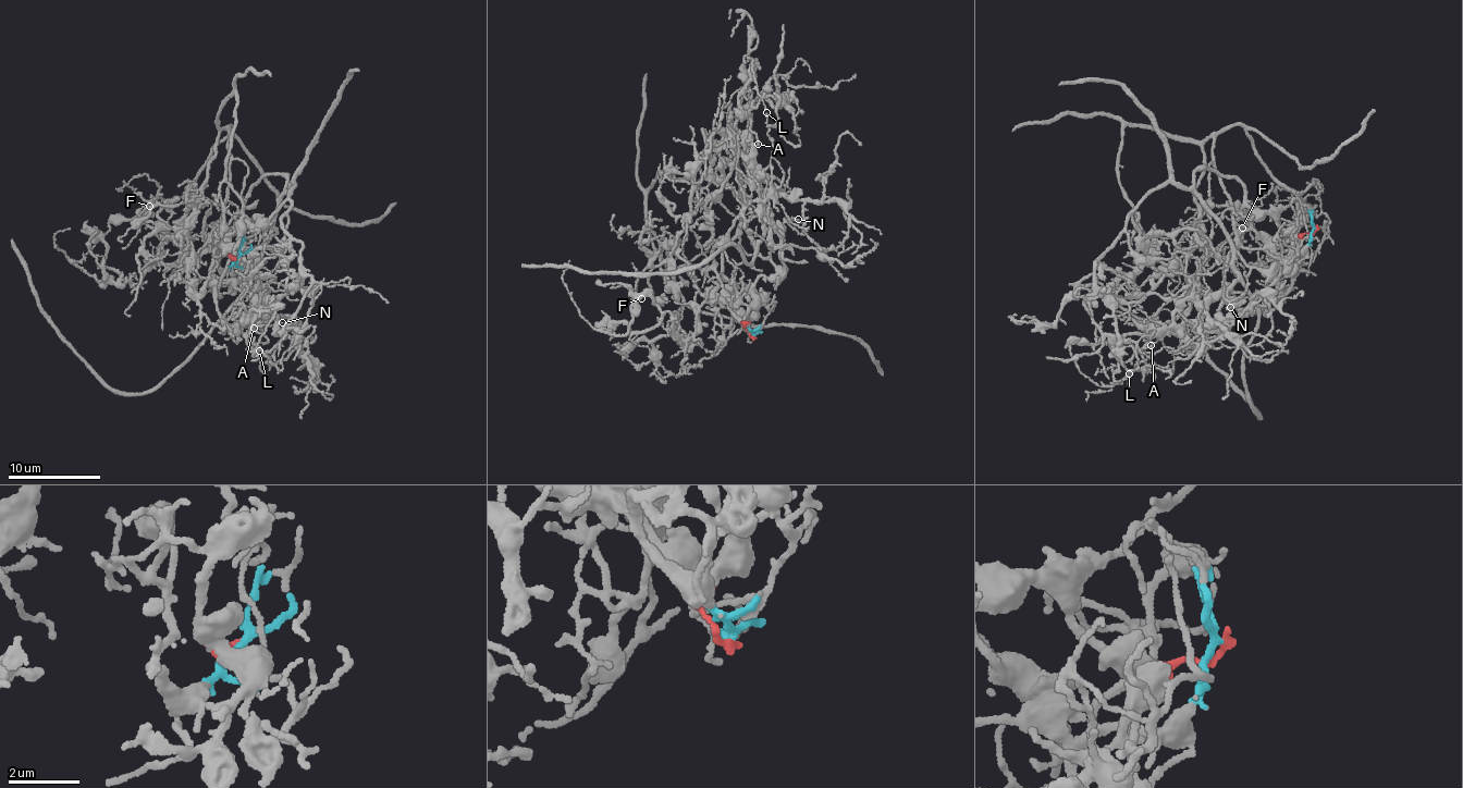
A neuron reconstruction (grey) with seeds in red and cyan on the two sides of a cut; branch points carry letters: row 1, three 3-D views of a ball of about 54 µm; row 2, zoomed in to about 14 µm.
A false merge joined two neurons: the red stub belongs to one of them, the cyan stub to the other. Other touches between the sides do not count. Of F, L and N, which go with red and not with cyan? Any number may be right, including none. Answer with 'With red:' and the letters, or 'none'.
With red: L, N

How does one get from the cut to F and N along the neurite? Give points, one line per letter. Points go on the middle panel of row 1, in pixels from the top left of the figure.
F: (752, 336), (714, 271), (683, 266), (672, 271), (665, 265), (674, 244), (636, 284), (637, 298), (641, 297)
N: (752, 336), (721, 273), (724, 244), (742, 221), (758, 246), (771, 226), (799, 220)

